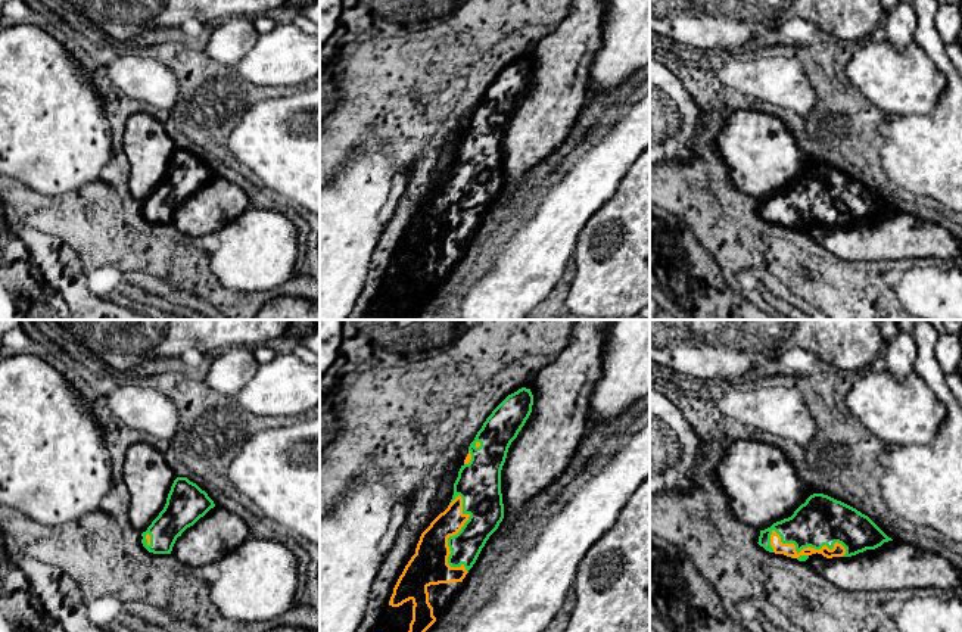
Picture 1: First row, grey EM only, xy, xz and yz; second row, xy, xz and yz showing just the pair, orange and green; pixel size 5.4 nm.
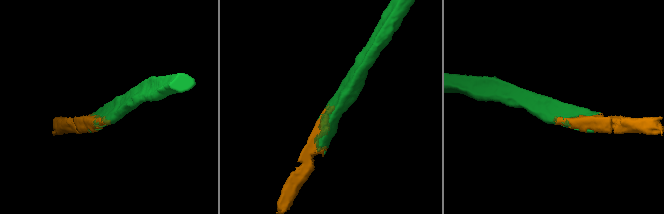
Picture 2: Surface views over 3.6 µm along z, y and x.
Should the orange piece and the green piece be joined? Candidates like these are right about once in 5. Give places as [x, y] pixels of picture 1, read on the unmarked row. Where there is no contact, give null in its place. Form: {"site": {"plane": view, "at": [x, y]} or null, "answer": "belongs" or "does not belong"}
{"site": {"plane": "yz", "at": [808, 217]}, "answer": "belongs"}

